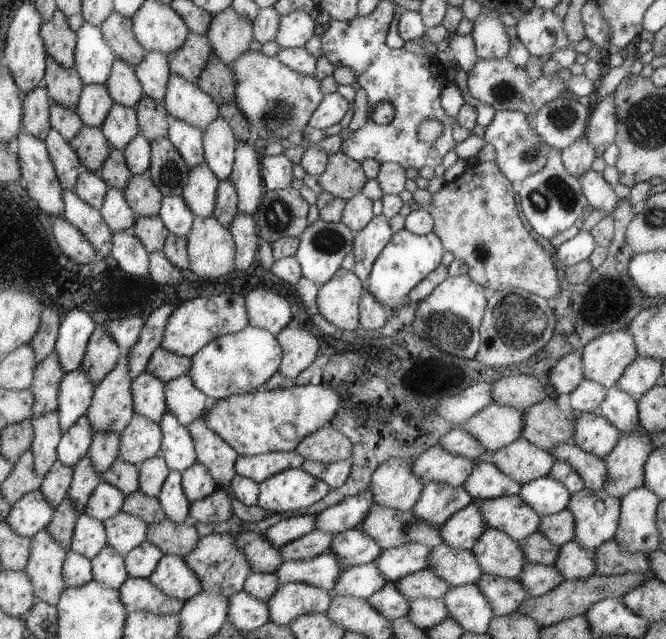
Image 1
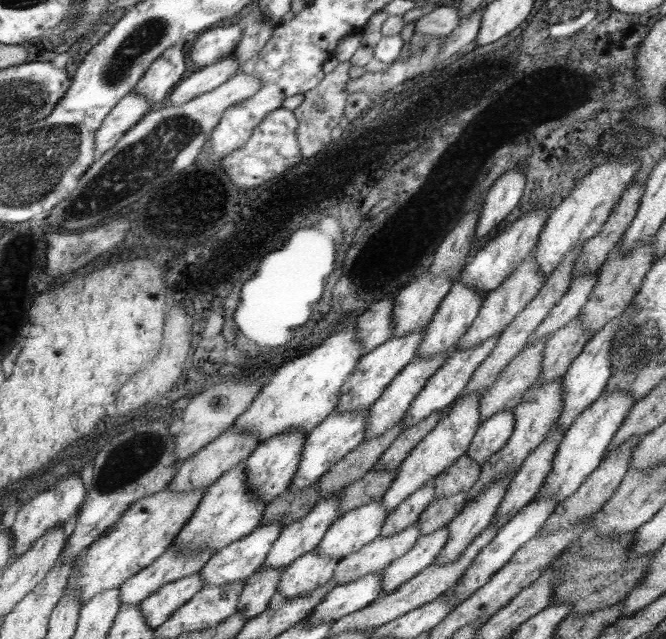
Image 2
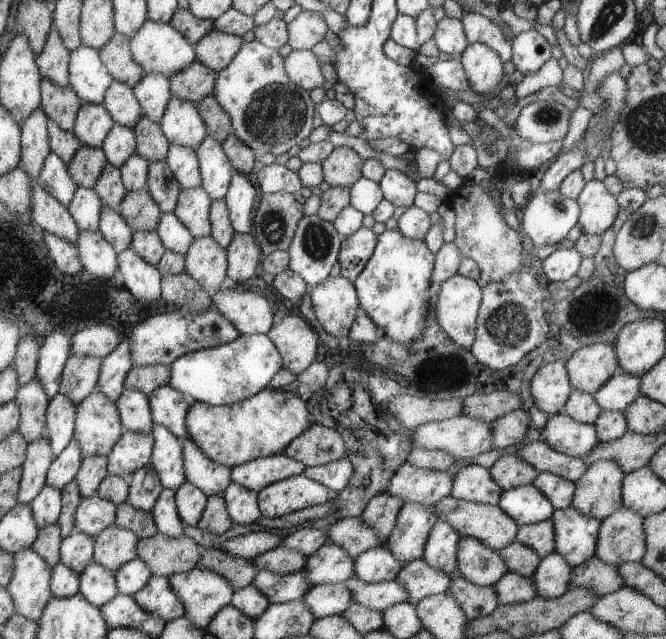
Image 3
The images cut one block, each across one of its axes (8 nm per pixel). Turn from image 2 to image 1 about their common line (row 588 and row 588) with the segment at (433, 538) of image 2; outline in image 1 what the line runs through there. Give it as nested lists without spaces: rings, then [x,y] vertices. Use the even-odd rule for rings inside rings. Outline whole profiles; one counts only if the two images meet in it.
[[[387,582],[367,600],[390,622],[407,616],[409,599],[396,588],[395,583]]]

